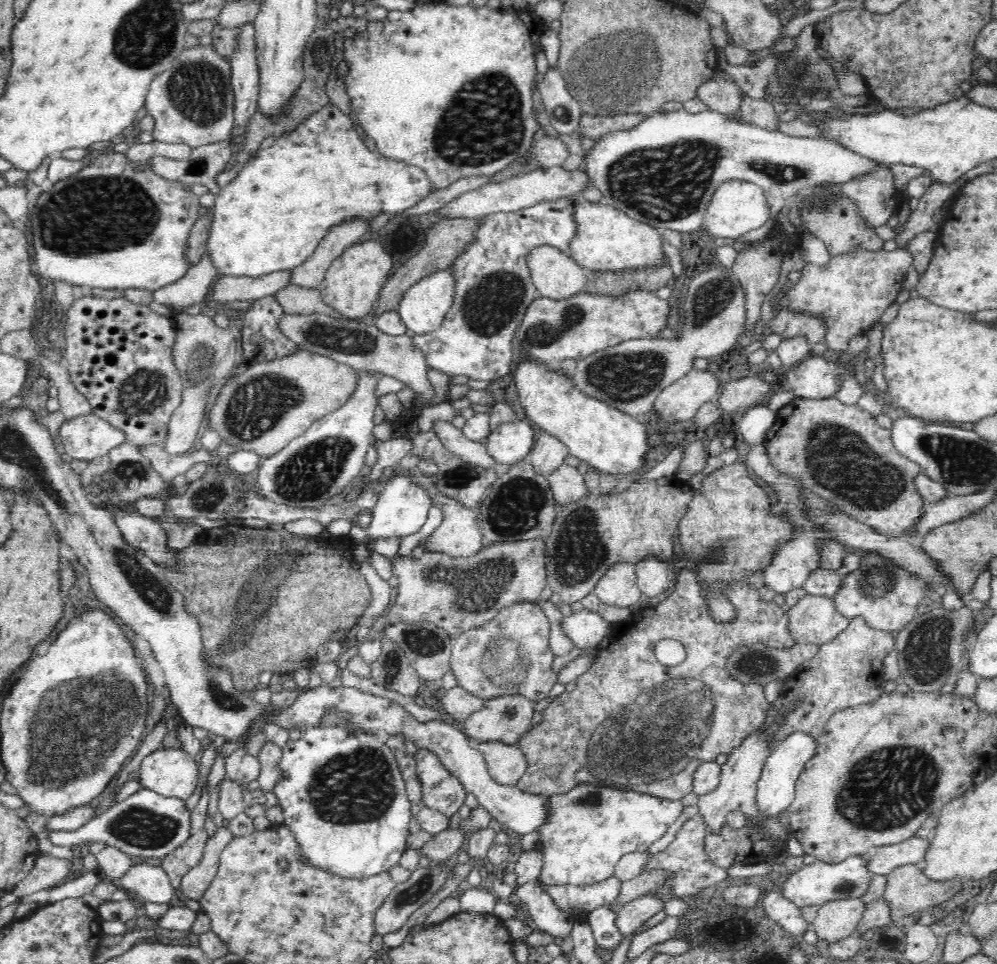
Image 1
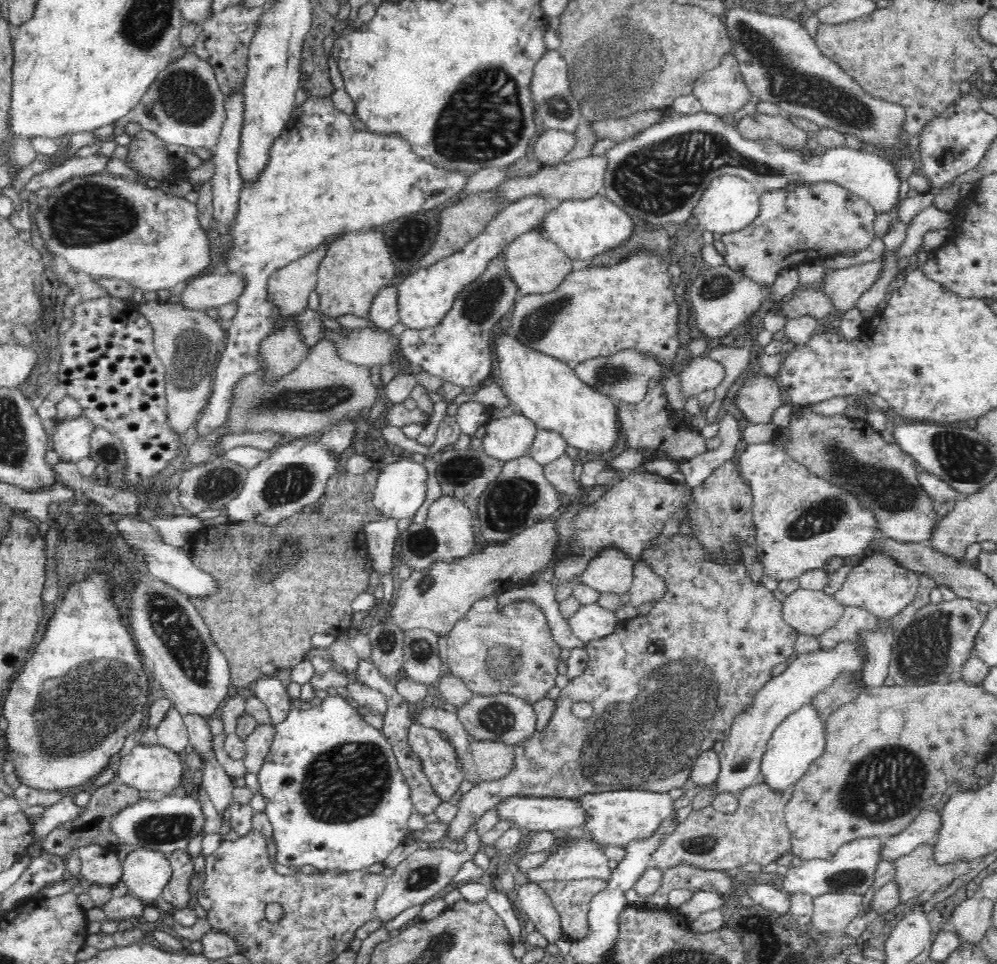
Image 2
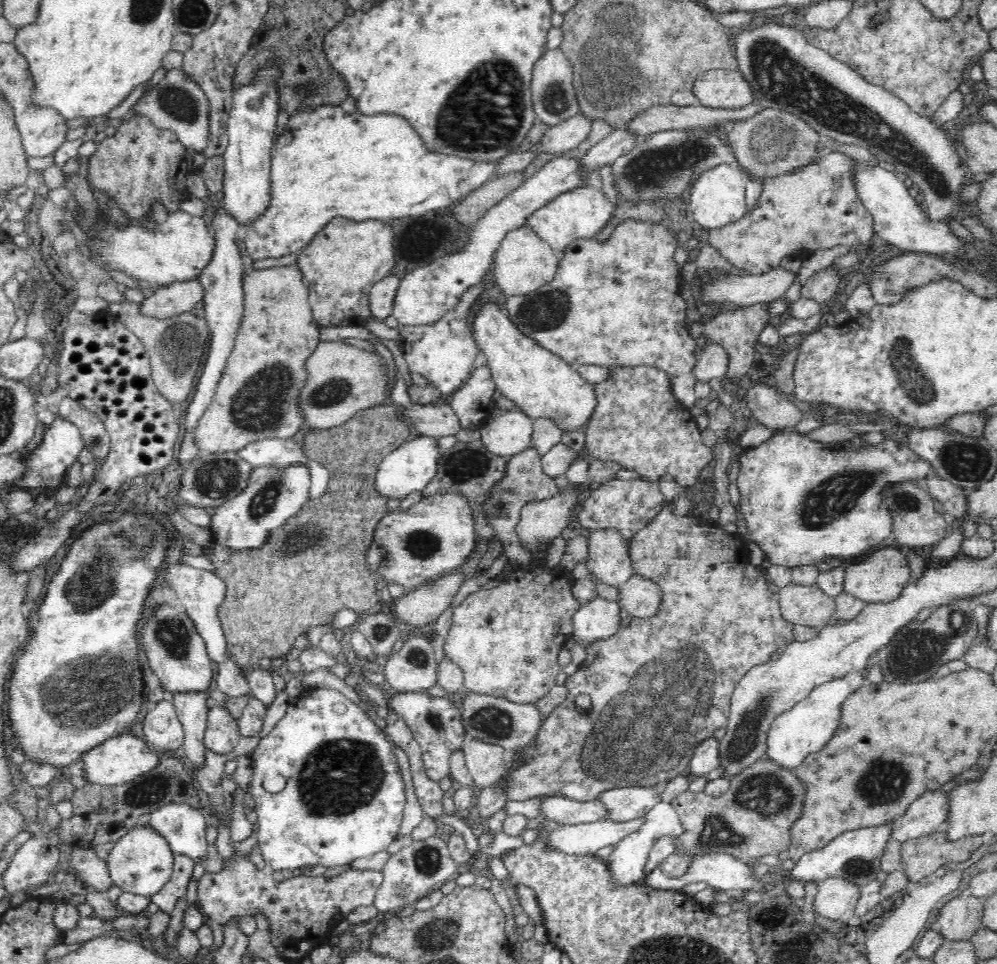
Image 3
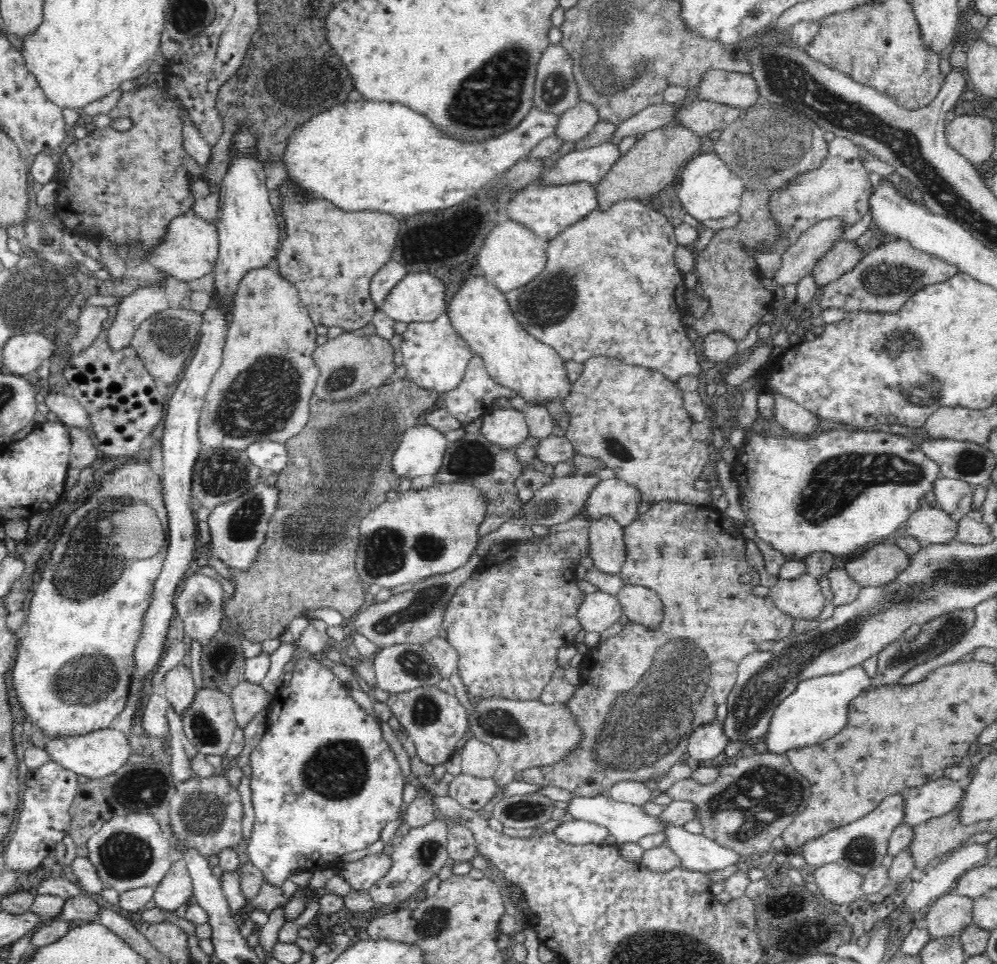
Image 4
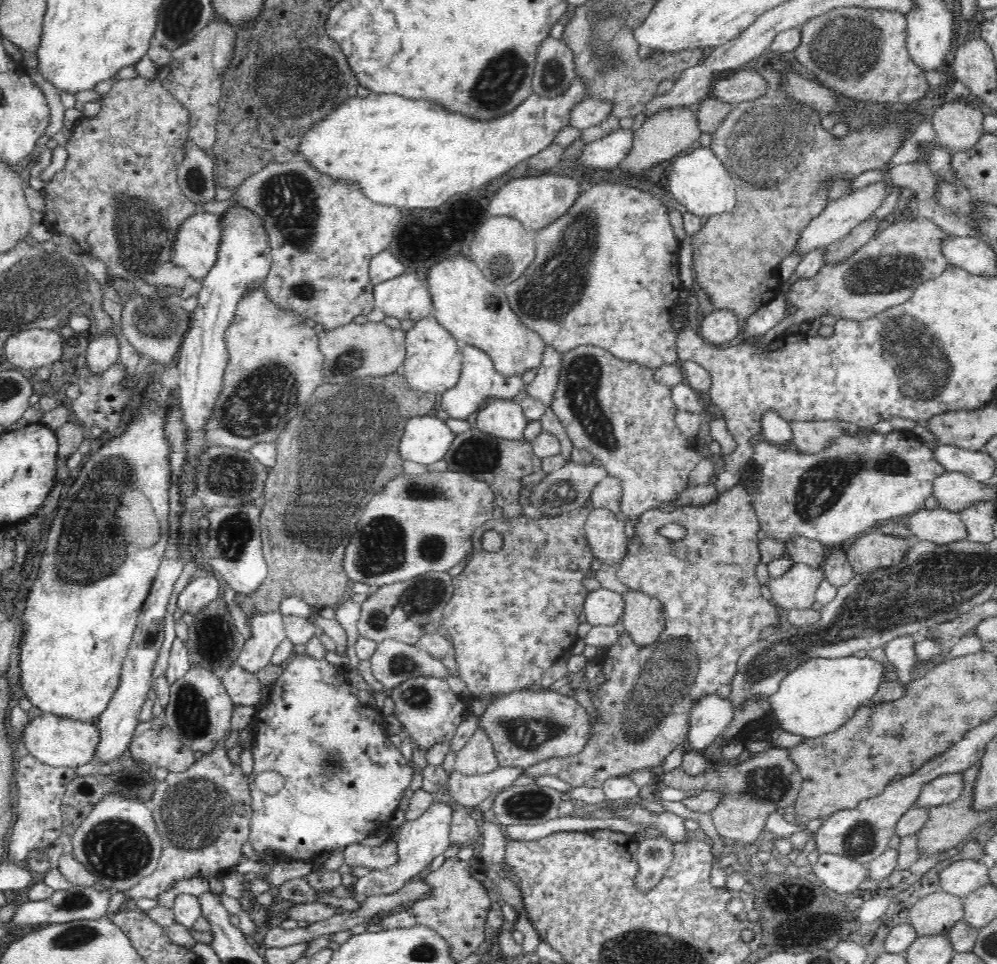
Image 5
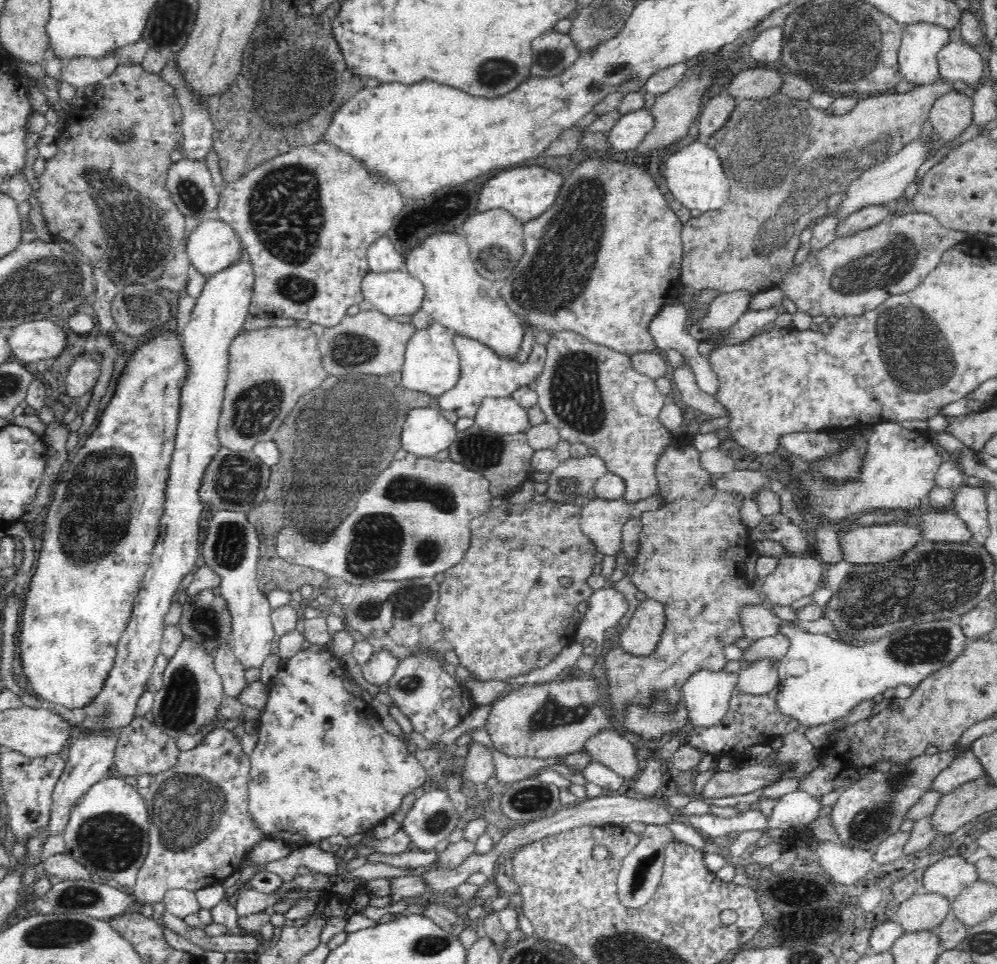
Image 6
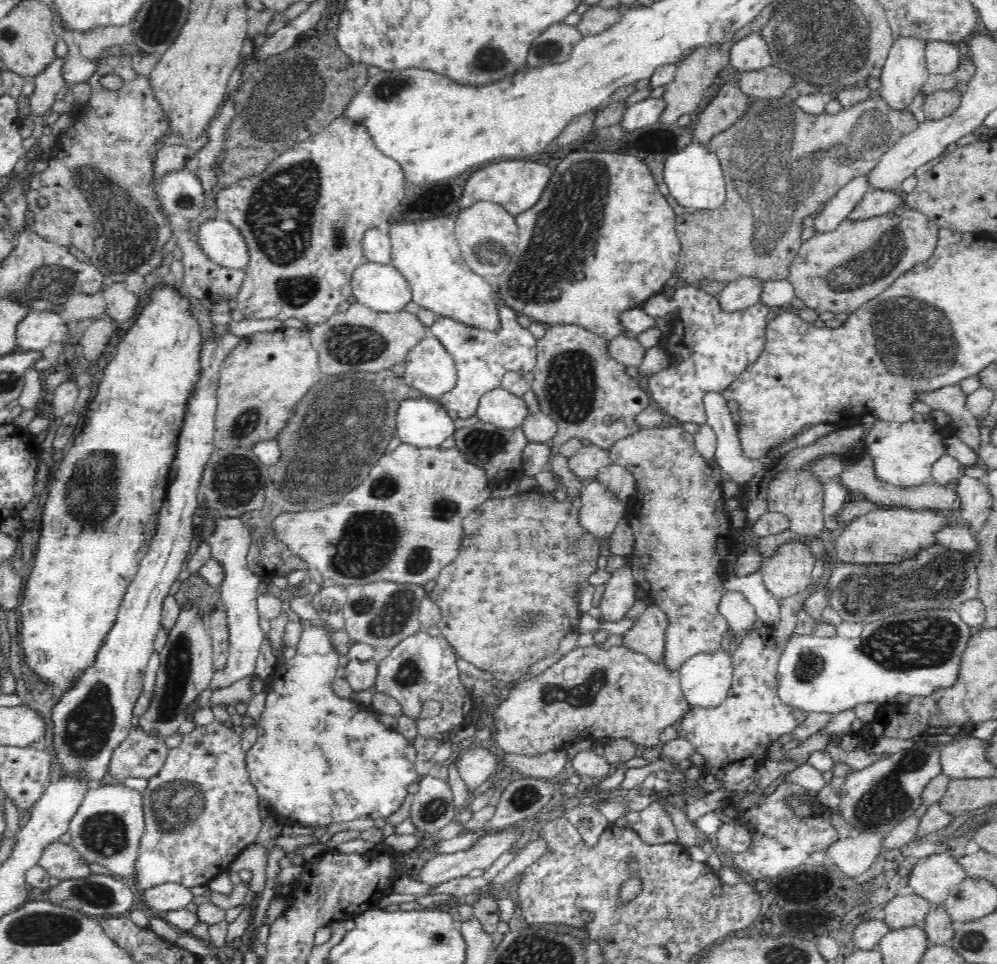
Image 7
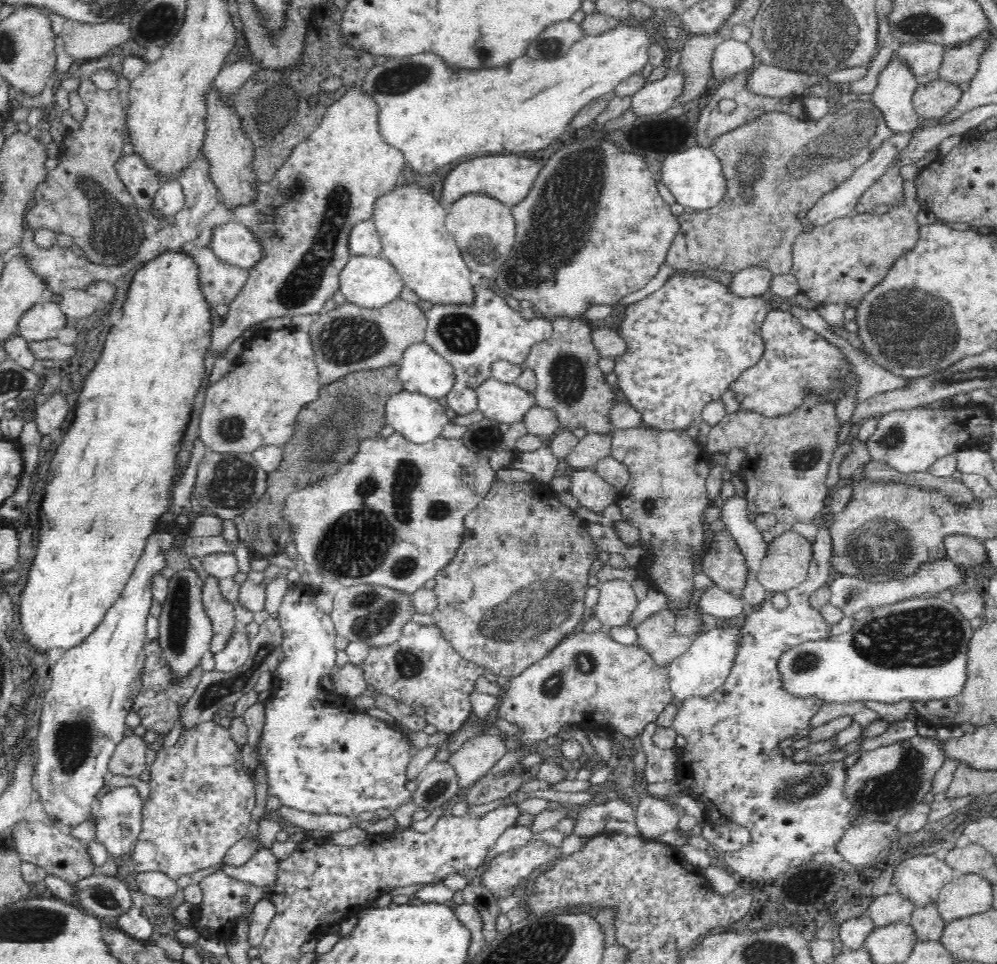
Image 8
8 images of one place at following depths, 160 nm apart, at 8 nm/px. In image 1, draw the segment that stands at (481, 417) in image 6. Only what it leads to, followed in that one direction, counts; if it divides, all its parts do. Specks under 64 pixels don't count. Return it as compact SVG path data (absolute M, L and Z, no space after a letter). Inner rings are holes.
M526 418L503 422L486 436L488 454L496 463L516 464L528 458L537 432L537 428Z

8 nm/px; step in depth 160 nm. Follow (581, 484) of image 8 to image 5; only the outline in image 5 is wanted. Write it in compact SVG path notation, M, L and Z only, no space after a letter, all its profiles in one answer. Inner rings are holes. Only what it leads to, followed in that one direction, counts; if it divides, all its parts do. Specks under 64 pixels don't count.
M703 482L702 484L688 484L673 499L658 503L655 506L660 512L674 512L681 506L700 506L707 505L716 500L719 496L718 488L714 482ZM588 507L586 515L583 531L593 555L602 564L618 565L627 554L622 515L608 510L608 507Z

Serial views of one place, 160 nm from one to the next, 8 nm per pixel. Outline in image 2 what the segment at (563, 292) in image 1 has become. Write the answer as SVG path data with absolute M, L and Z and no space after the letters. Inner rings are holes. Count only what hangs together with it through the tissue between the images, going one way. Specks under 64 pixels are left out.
M538 229L519 234L503 252L503 265L507 276L517 286L517 292L525 295L548 294L572 270L572 260Z

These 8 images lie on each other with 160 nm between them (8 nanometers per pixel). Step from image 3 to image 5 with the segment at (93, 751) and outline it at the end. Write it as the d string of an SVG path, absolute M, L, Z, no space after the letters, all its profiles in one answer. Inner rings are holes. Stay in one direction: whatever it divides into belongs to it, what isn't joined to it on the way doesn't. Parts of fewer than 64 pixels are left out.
M42 713L41 716L28 720L22 734L18 736L26 752L36 760L52 766L70 766L74 769L92 762L91 754L98 740L98 733L93 723L52 713Z

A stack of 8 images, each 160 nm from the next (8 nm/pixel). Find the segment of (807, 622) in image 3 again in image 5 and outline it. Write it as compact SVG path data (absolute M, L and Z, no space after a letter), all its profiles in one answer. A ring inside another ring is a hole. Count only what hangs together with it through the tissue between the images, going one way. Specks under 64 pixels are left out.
M794 563L782 576L770 579L767 586L772 603L785 614L792 609L811 608L816 590L824 580L822 568Z

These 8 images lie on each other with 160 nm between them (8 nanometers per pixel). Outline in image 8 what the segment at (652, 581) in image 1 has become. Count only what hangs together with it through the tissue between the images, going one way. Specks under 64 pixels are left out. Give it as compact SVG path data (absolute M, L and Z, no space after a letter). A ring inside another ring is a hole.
M665 608L636 626L637 646L642 647L658 666L672 662L686 652L697 634L678 633L676 614ZM654 626L674 626L675 628L654 628Z

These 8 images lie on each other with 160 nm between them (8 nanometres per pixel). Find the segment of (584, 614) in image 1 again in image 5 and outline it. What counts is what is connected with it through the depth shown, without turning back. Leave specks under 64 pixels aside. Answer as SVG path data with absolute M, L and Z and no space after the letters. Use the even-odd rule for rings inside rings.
M602 587L590 592L583 604L586 620L594 629L616 627L624 609L623 595Z

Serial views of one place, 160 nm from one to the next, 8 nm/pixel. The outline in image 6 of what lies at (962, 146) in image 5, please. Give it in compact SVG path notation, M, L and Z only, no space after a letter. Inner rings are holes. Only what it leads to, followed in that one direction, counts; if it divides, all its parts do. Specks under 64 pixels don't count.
M951 91L936 98L928 120L941 136L942 144L951 143L963 134L971 119L968 92Z

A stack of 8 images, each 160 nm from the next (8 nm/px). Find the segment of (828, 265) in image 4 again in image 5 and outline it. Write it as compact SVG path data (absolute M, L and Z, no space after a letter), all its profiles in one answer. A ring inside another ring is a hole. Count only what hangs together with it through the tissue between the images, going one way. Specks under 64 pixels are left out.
M868 218L868 220L858 224L846 236L832 241L826 246L824 262L837 261L851 255L859 246L862 246L863 243L875 235L878 226L880 226L880 220Z

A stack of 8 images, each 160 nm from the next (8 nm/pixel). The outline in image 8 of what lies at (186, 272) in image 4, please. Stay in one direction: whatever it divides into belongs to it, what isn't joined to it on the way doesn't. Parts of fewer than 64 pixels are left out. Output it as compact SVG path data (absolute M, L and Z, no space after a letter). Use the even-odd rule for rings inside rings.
M233 220L213 231L210 246L213 253L224 262L249 270L254 268L265 254L264 247L254 231Z

